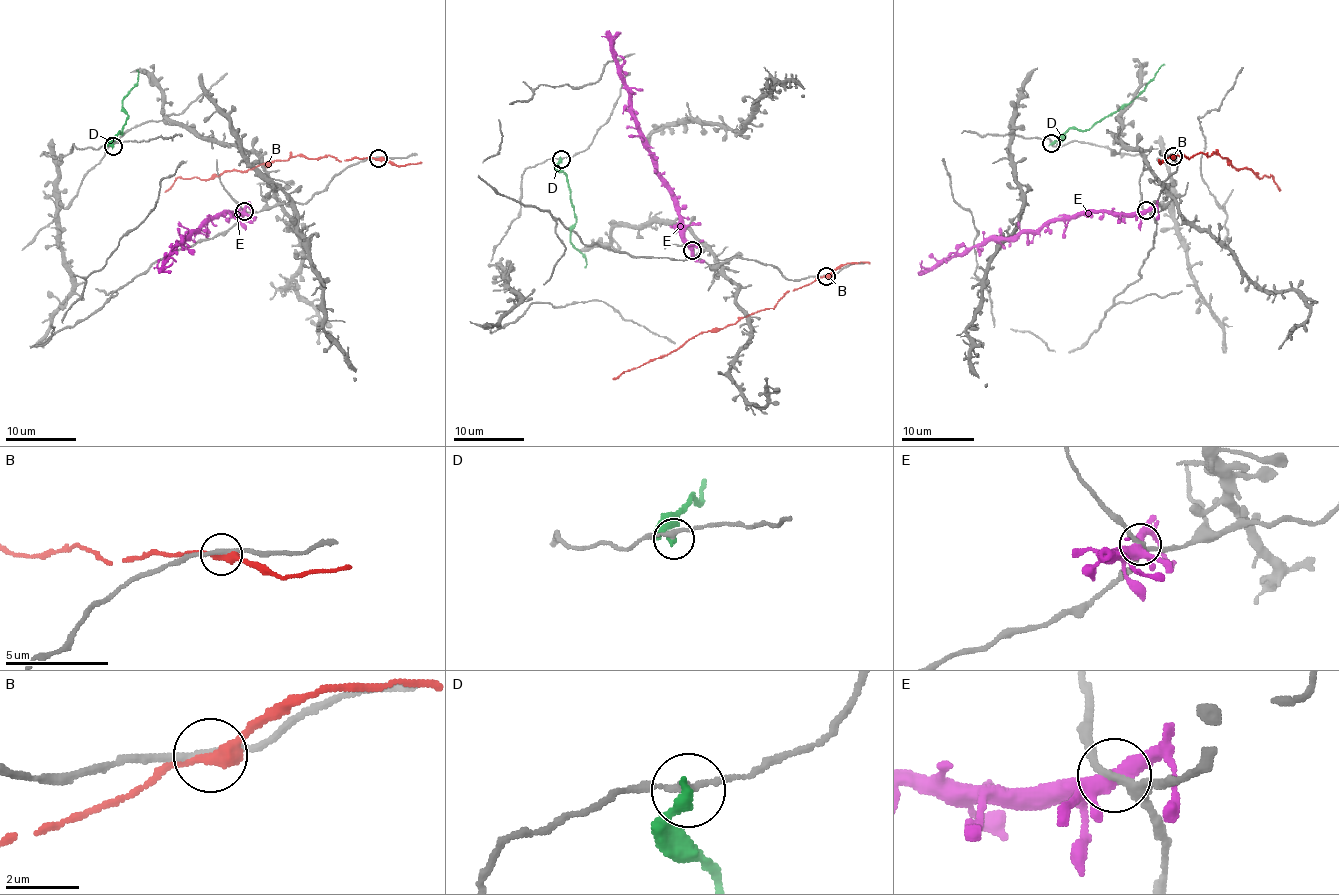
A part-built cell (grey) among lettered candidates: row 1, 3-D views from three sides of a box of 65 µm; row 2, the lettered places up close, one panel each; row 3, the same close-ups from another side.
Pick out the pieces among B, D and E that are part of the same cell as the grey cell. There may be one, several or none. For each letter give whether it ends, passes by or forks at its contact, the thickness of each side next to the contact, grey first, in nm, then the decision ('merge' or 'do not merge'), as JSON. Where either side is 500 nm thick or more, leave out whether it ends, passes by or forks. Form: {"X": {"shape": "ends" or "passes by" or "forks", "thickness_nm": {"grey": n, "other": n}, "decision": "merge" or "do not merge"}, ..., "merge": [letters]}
{"B": {"shape": "passes by", "thickness_nm": {"grey": 200, "other": 360}, "decision": "do not merge"}, "D": {"shape": "ends", "thickness_nm": {"grey": 180, "other": 320}, "decision": "do not merge"}, "E": {"shape": "forks", "thickness_nm": {"grey": 200, "other": 380}, "decision": "do not merge"}, "merge": []}

